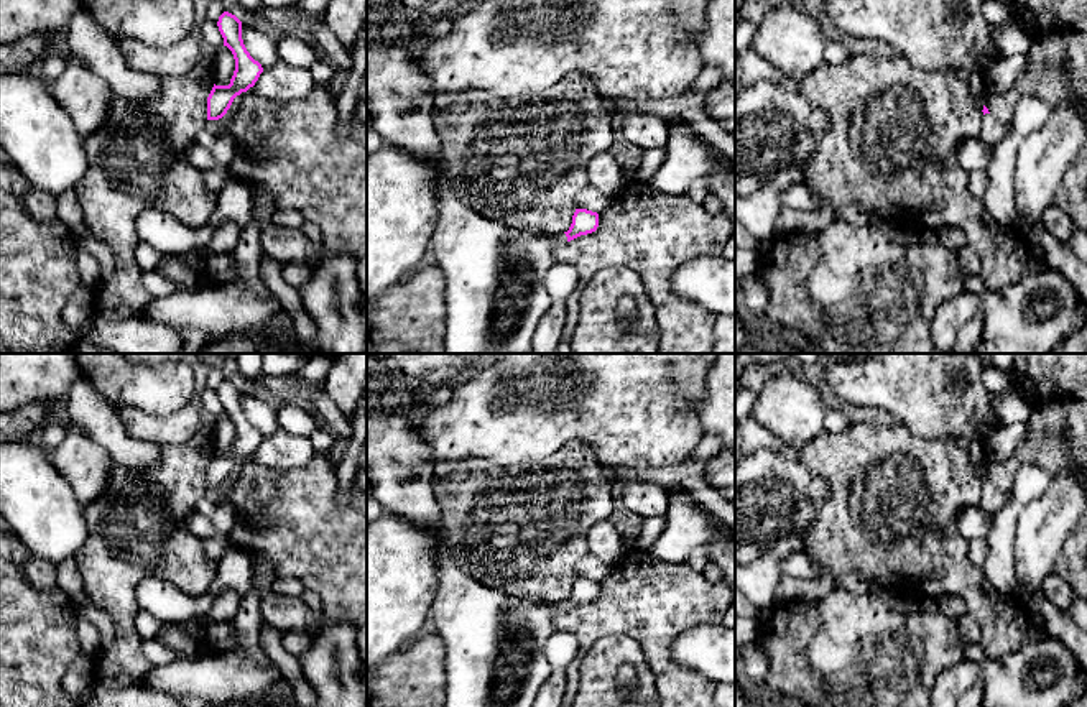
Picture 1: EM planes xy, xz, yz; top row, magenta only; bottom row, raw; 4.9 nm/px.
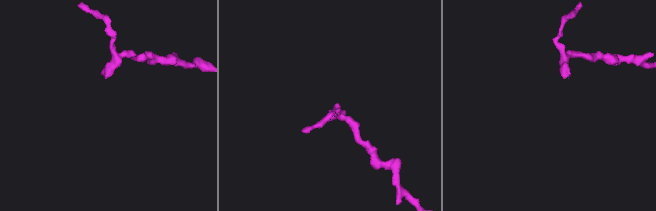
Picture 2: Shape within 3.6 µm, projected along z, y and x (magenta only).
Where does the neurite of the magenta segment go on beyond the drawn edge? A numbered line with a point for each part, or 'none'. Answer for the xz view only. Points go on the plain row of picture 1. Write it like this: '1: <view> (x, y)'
1: xz (494, 642)

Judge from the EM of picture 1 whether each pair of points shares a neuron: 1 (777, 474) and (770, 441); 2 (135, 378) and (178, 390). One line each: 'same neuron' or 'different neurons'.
1: different neurons
2: same neuron

